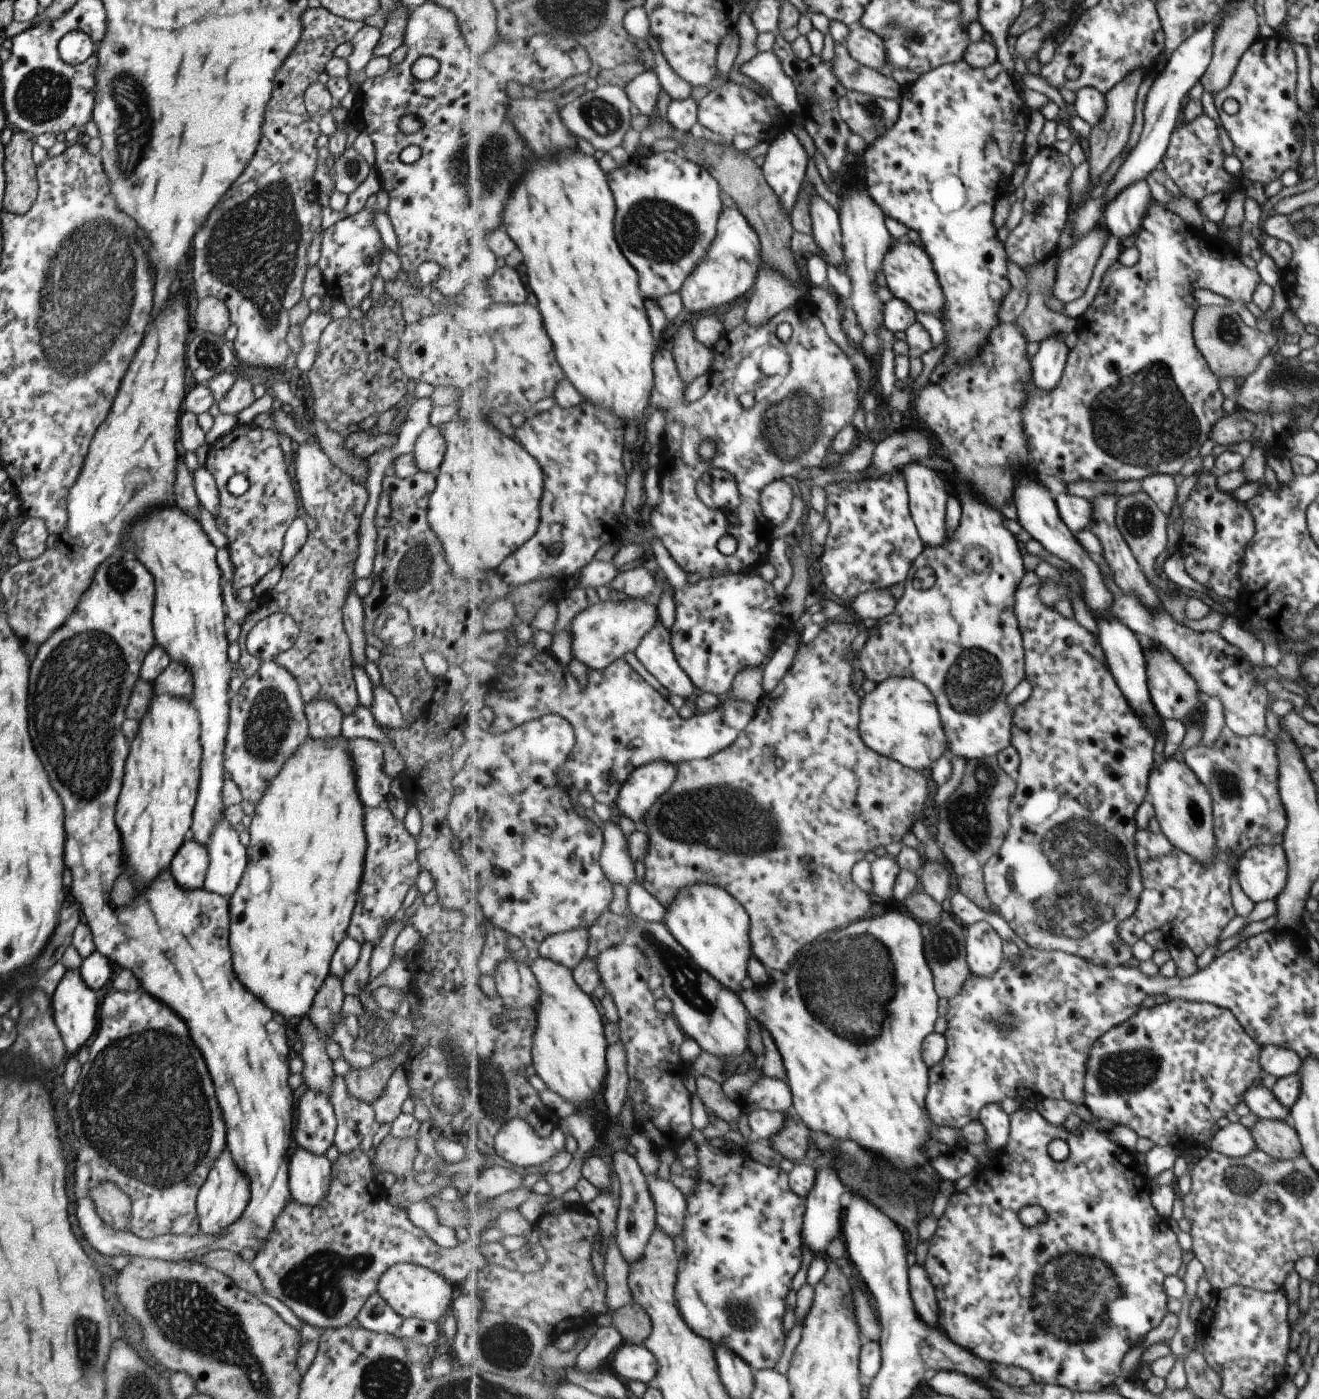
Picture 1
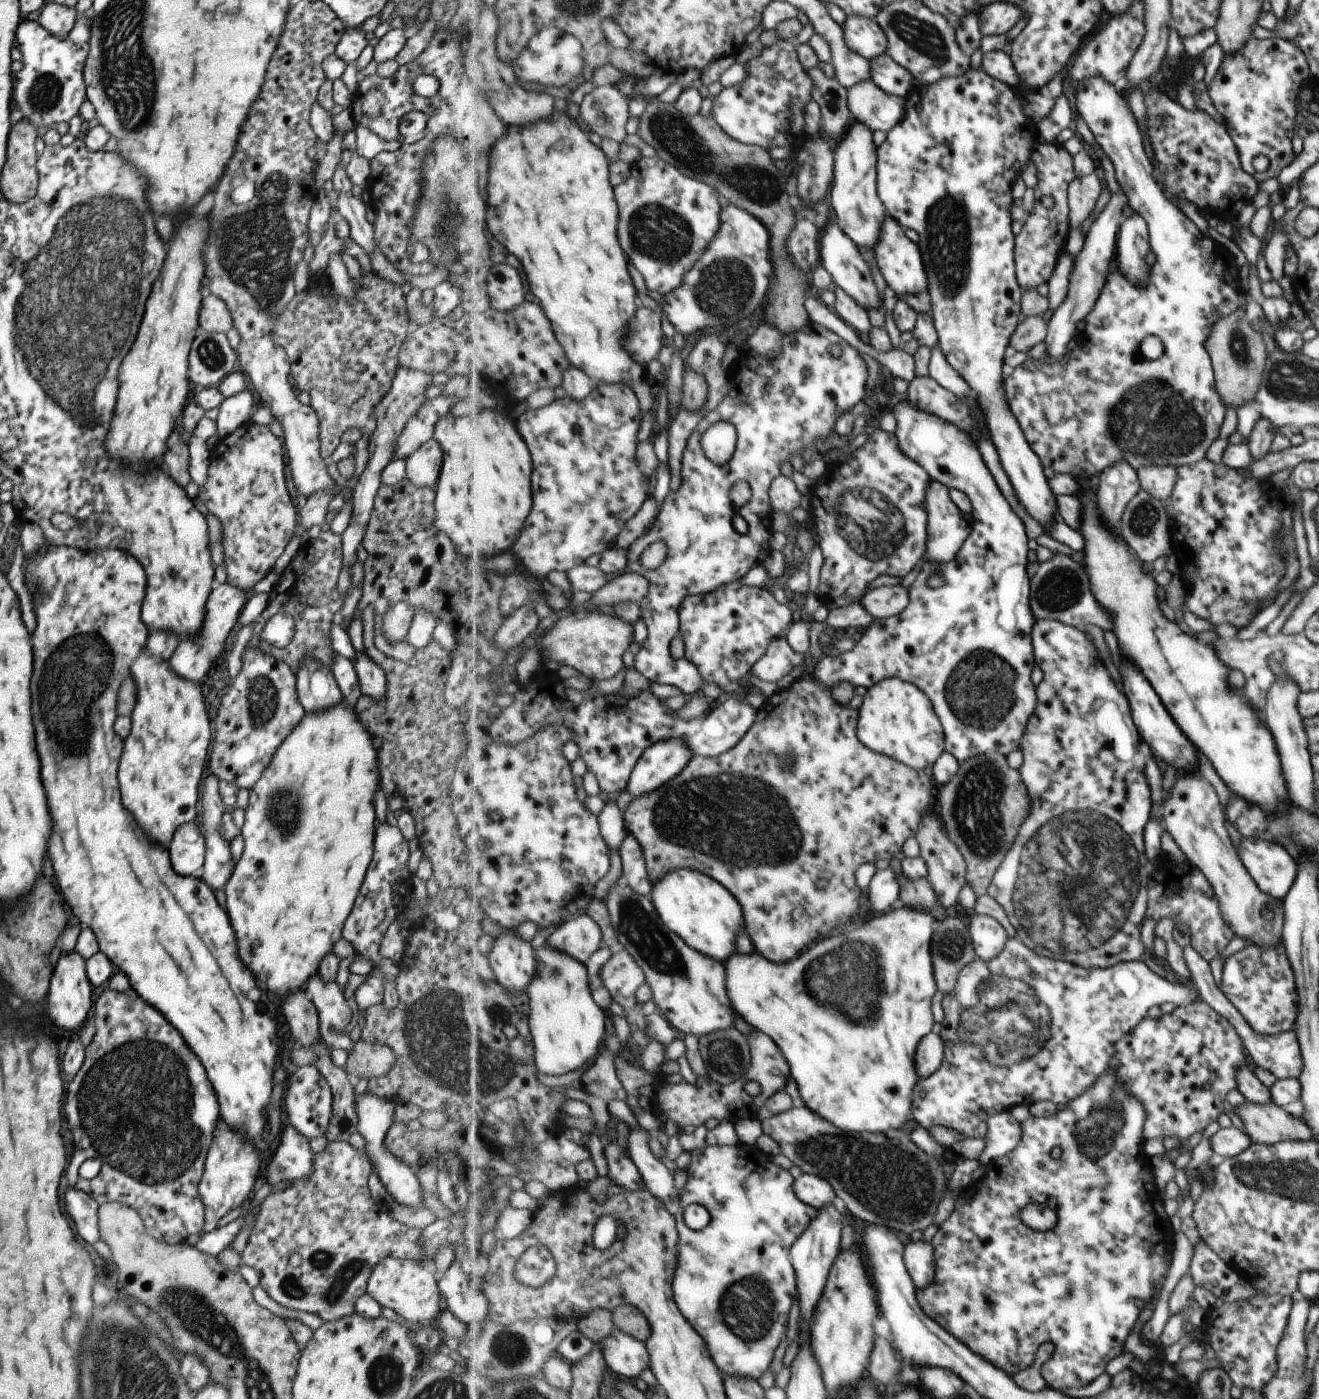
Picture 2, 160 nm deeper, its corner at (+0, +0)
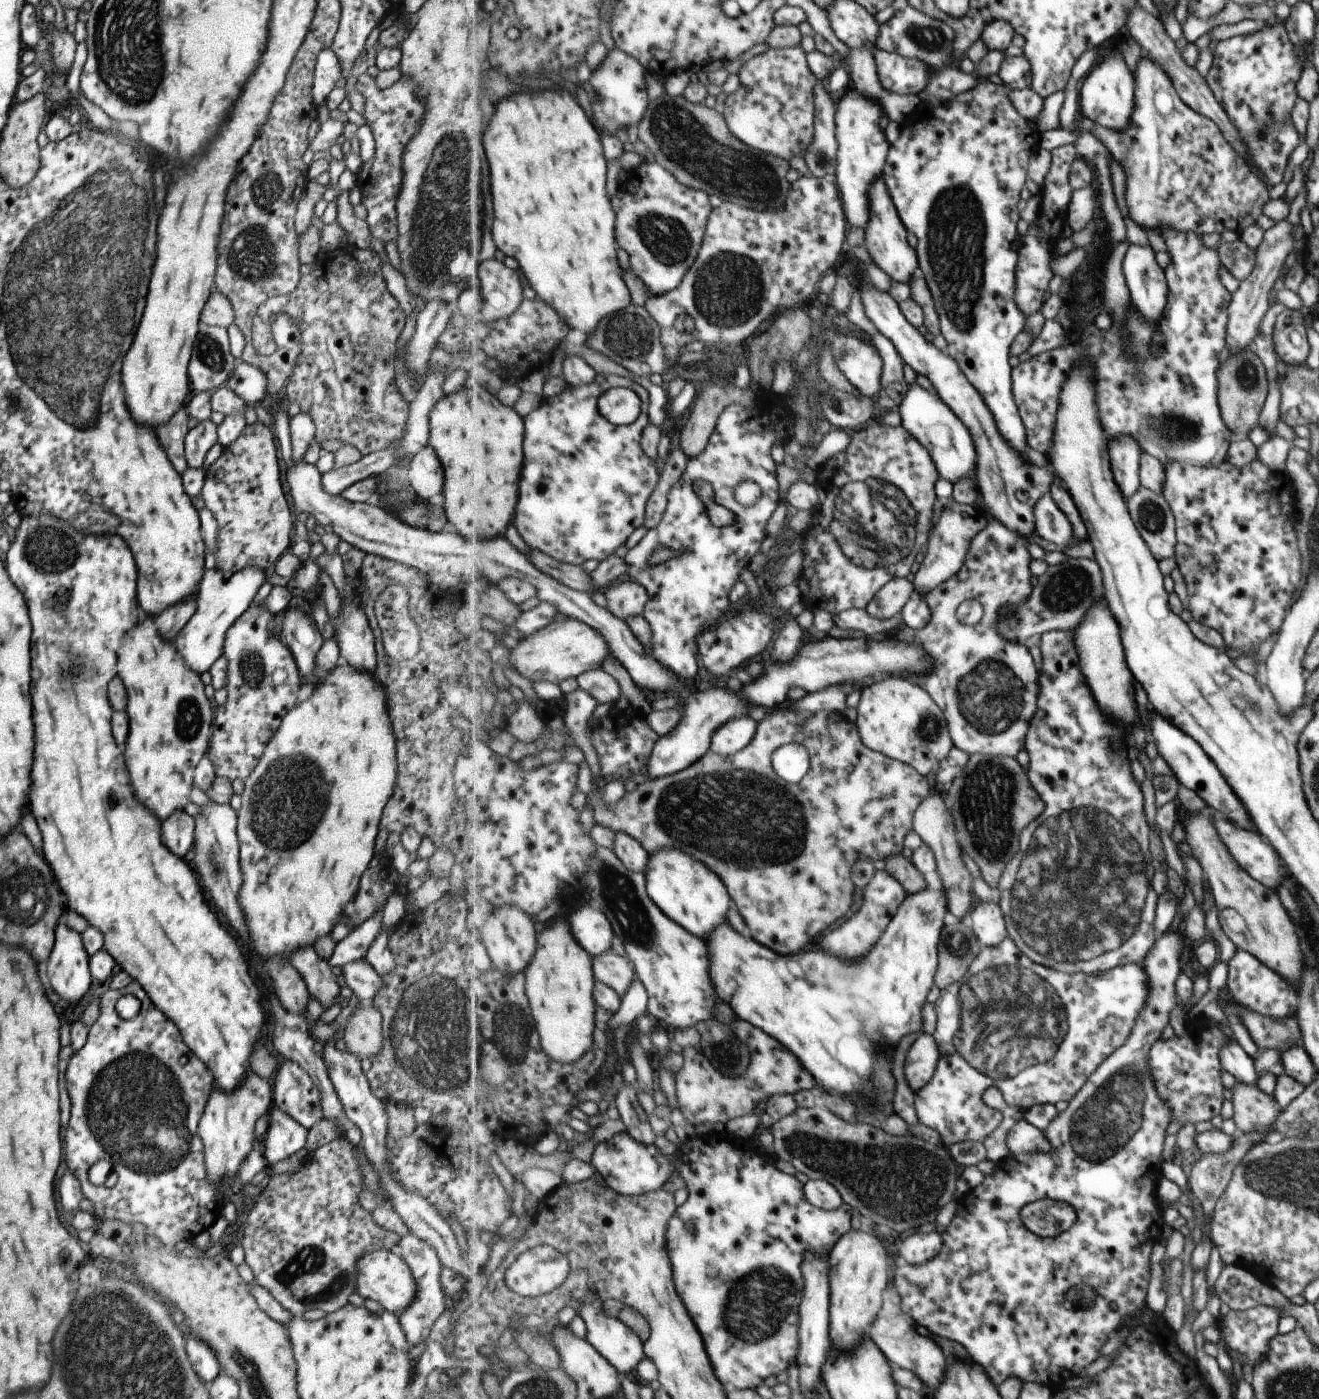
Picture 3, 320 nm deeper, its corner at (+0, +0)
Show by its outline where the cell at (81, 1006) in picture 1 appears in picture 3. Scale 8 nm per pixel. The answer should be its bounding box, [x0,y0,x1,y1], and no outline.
[47,914,91,1004]

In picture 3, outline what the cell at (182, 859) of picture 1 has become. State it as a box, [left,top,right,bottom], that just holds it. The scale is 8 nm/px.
[160,809,194,856]

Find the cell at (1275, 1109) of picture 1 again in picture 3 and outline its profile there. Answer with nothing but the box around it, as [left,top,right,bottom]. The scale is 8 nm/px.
[1219,1039,1258,1086]

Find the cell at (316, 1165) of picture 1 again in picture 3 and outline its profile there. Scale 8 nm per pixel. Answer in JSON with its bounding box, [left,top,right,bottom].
[261,1105,308,1168]

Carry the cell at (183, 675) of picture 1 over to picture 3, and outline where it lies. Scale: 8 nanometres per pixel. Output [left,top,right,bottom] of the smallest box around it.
[171,567,268,675]

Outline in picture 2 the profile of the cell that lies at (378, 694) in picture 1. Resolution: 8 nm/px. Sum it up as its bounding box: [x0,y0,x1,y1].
[352,652,386,699]

